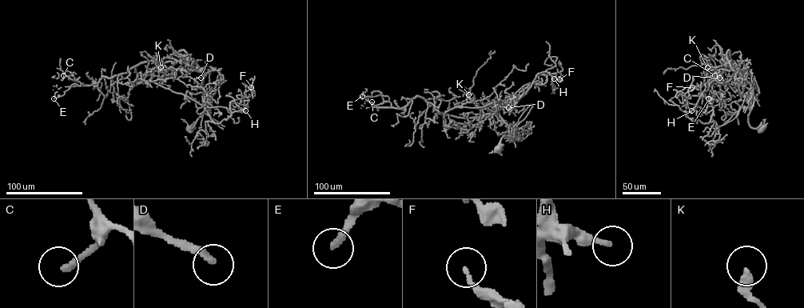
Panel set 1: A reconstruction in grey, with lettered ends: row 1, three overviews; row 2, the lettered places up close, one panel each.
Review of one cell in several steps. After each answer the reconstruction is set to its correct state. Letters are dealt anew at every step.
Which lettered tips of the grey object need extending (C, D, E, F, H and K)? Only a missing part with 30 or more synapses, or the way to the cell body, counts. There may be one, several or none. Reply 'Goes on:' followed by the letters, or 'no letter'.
Goes on: C, D, E

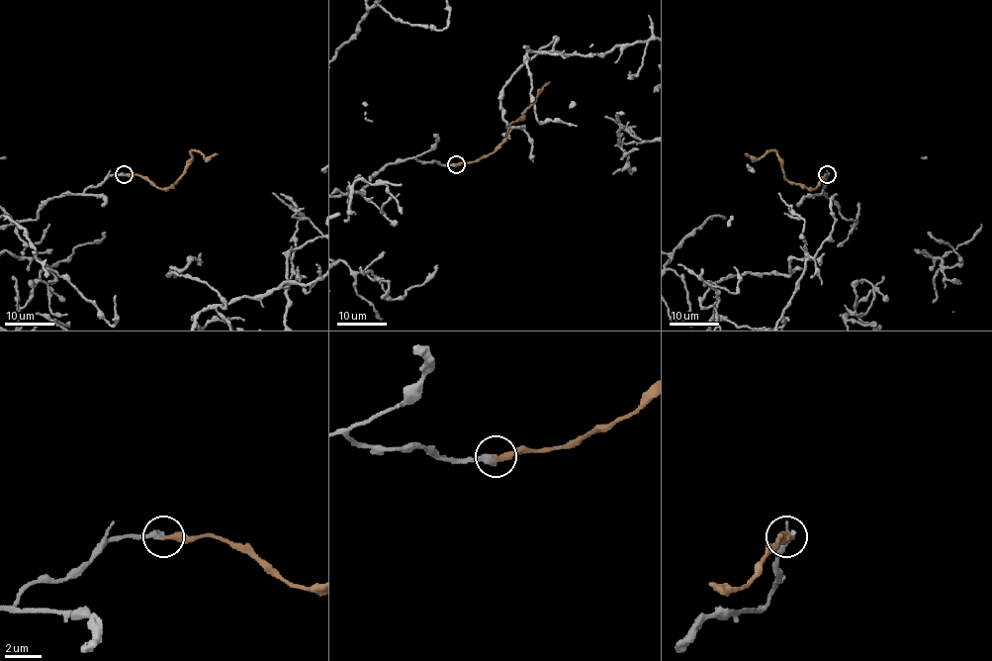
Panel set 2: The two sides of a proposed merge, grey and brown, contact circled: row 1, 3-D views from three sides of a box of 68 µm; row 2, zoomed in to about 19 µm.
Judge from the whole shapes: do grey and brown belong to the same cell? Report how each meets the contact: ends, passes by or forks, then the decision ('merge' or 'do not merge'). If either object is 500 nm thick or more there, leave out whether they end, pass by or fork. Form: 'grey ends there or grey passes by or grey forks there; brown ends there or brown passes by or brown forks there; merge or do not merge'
grey ends there; brown ends there; merge

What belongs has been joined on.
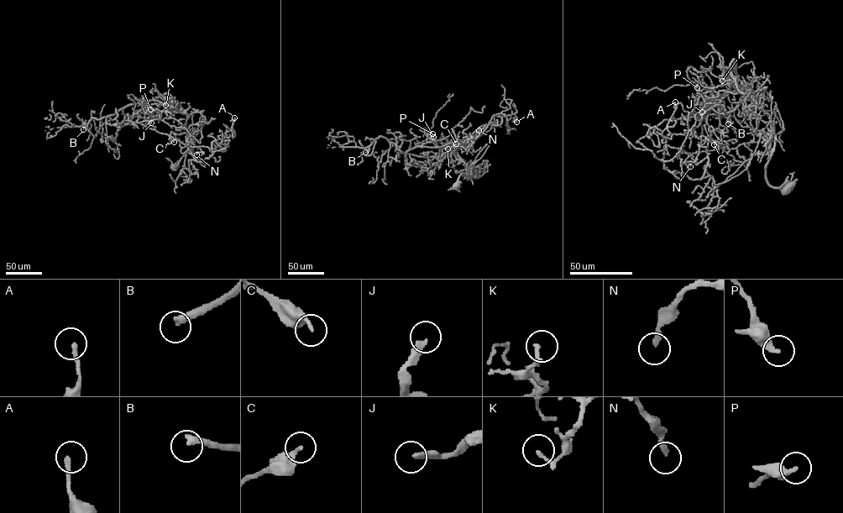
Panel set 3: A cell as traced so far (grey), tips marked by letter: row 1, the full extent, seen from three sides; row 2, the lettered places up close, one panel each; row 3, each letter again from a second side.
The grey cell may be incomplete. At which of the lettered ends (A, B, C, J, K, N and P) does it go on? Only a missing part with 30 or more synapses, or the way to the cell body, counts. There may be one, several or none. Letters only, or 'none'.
B, C, J

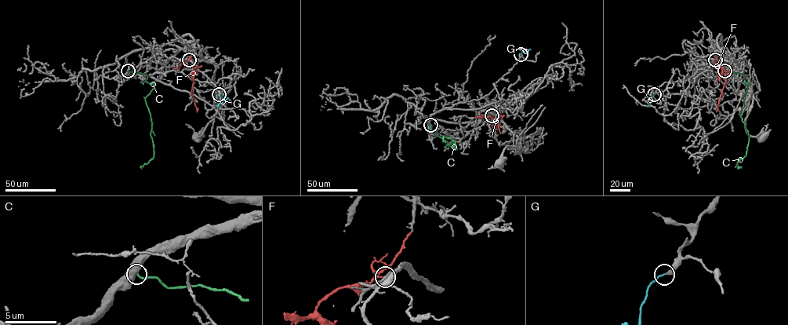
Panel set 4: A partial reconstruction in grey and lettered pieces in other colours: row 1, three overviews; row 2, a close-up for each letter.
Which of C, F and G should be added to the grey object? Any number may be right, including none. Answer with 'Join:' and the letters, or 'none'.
Join: G

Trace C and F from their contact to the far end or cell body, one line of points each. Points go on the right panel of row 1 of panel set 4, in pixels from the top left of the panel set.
C: (724, 71), (742, 74), (744, 82), (748, 84), (740, 114), (749, 136), (746, 155), (736, 164), (742, 167)
F: (714, 60), (715, 65), (722, 67), (726, 72), (716, 111)

